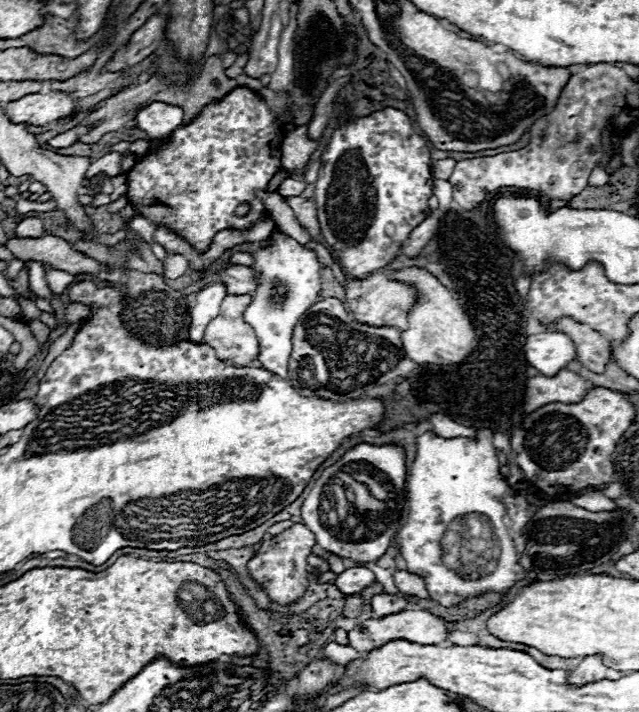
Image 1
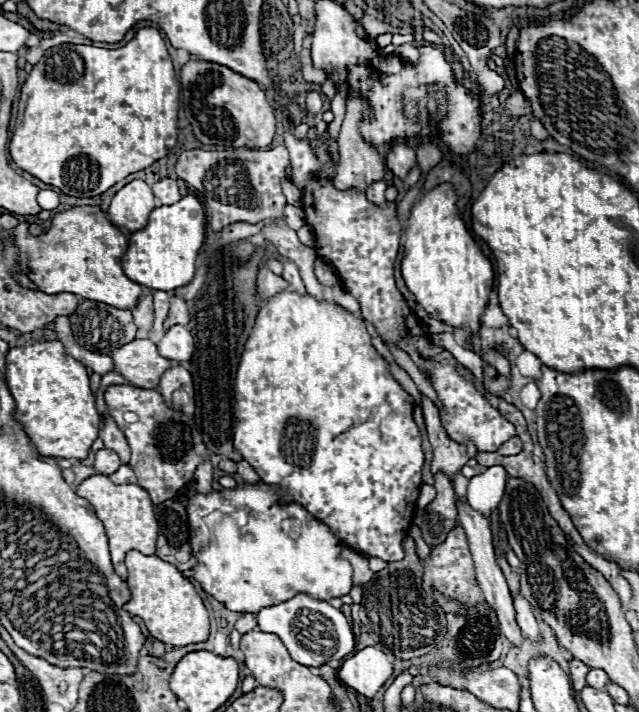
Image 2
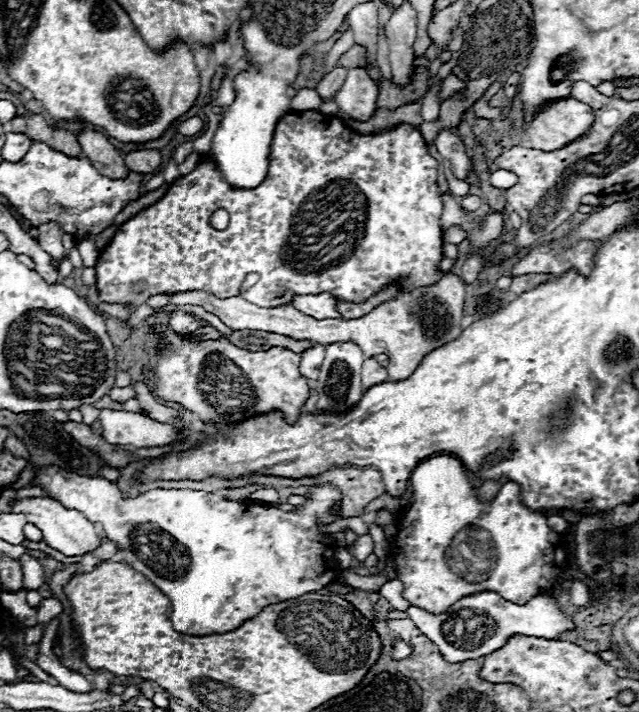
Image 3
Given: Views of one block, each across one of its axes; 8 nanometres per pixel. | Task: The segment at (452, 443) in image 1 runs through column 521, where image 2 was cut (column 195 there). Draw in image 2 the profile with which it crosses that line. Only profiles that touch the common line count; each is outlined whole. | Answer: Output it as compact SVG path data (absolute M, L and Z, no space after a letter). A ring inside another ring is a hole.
M258 482L258 484L238 484L236 488L226 488L226 490L212 490L210 494L196 494L194 498L188 500L188 520L194 528L194 558L198 560L198 564L194 566L194 580L200 582L202 590L210 596L214 596L218 602L222 602L228 610L232 612L252 612L252 614L258 614L262 608L270 606L270 604L280 604L280 602L286 602L290 598L294 598L296 594L304 592L316 600L332 600L332 598L342 598L350 592L352 588L352 566L348 560L344 560L340 556L340 552L344 550L344 544L334 536L334 532L330 532L330 528L326 528L326 524L318 522L314 516L310 516L306 512L306 508L298 502L280 502L280 498L276 498L276 488L270 486L270 484L264 484L264 482Z

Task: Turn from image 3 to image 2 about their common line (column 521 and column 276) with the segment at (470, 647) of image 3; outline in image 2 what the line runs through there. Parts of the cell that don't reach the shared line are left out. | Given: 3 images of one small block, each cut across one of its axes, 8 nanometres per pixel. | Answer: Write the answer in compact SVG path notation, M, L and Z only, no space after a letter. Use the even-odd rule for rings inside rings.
M298 594L282 604L262 608L256 614L256 620L258 620L258 628L262 632L276 634L284 642L290 656L304 666L318 668L322 664L328 664L330 660L342 660L354 650L354 634L352 634L352 626L348 622L348 618L340 610L332 608L328 602L314 600L306 594ZM320 628L322 628L322 632L320 632ZM326 628L330 628L330 632ZM310 648L334 648L334 656L322 656L322 652L310 652Z

